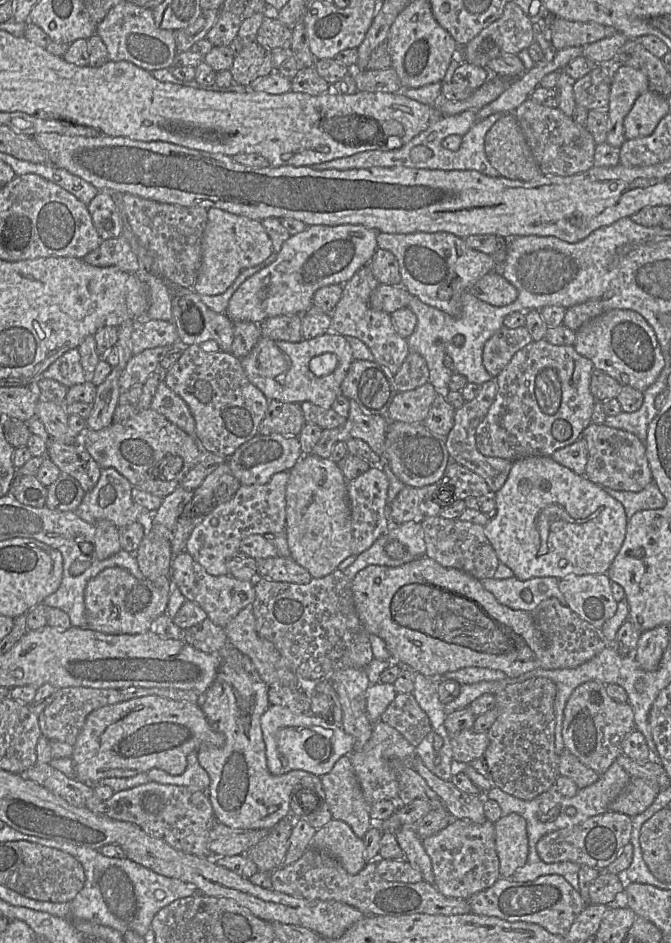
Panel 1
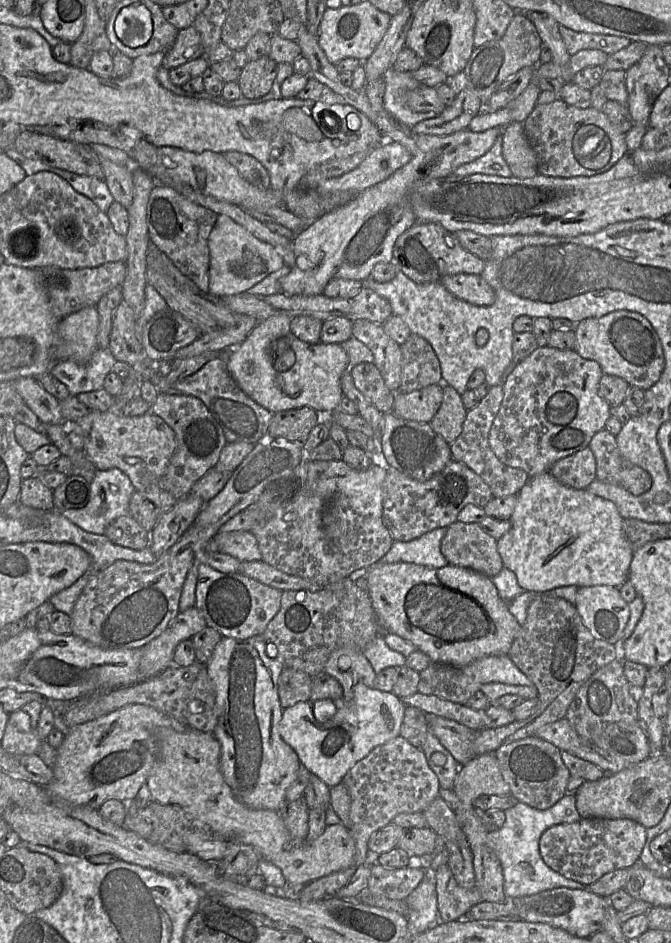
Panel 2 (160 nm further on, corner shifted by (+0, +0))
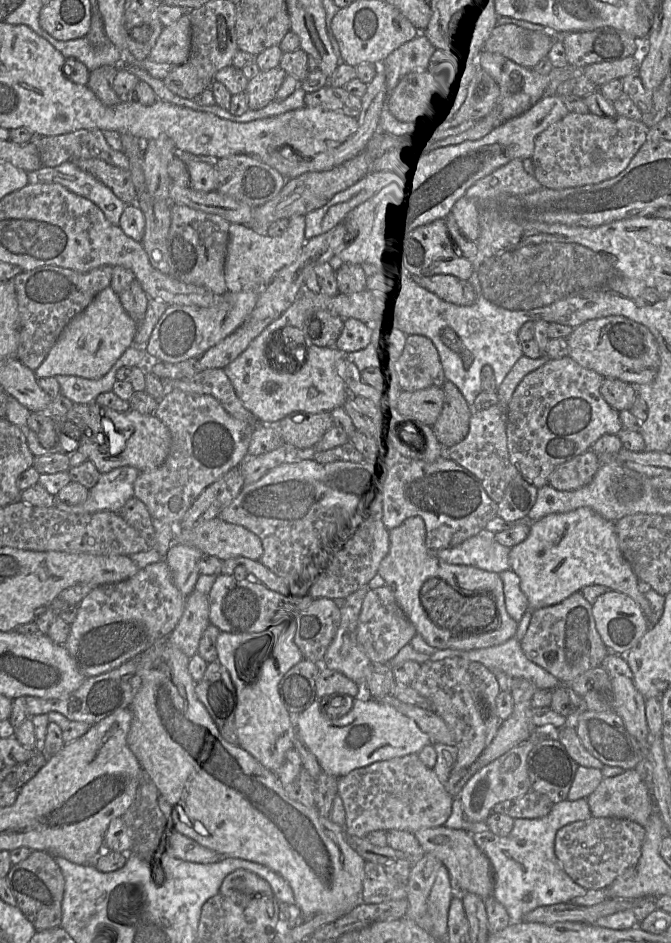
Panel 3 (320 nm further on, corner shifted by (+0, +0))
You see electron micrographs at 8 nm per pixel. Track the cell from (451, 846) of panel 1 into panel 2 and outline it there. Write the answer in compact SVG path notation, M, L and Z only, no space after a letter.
M442 864L435 870L435 880L441 923L465 919L471 907L483 901L476 886L467 889L457 883L448 864Z

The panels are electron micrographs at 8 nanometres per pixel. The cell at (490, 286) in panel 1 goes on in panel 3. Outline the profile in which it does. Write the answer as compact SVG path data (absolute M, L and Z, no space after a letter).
M414 275L415 281L441 299L461 306L470 306L476 301L476 293L467 280L453 275Z

